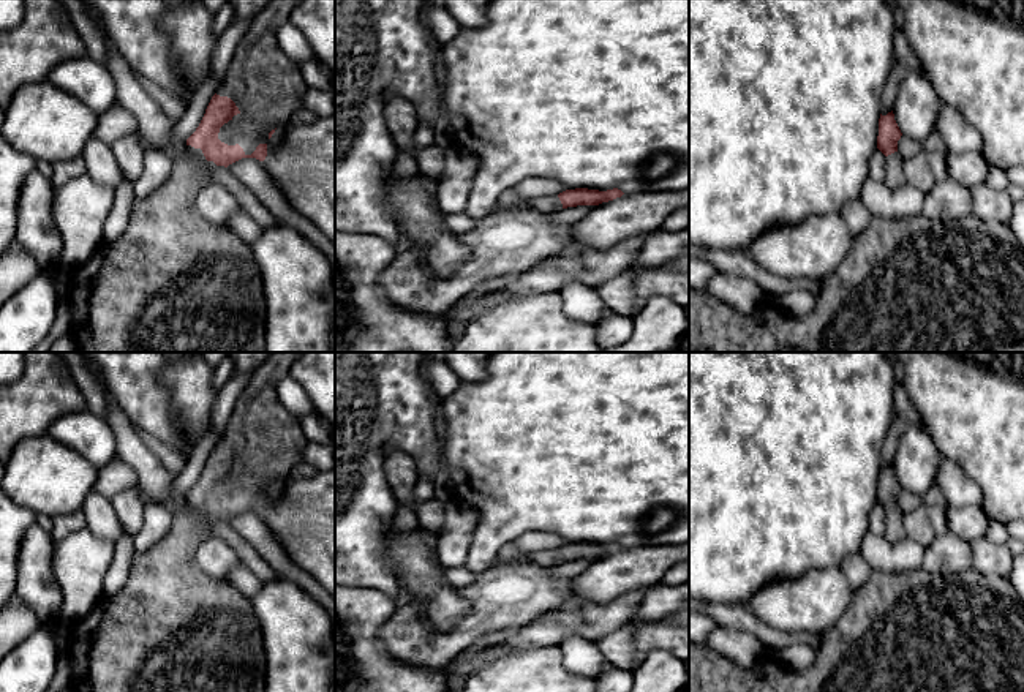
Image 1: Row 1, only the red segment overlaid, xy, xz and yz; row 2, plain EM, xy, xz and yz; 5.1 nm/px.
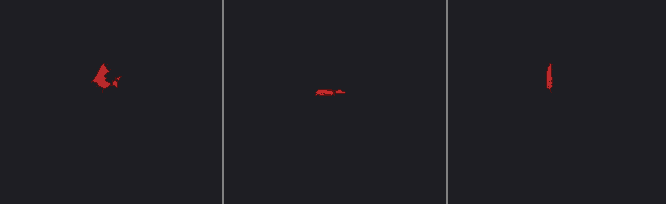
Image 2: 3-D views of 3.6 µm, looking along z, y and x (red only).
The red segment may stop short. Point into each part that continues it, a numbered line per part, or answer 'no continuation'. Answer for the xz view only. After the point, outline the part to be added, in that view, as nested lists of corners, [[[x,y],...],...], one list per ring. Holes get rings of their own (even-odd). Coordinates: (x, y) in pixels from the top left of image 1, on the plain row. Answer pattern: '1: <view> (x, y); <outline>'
1: xz (547, 558); [[[558,548],[533,551],[528,555],[528,559],[531,562],[544,566],[544,567],[553,567],[553,566],[563,562],[563,558],[561,558]]]

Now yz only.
1: yz (893, 531); [[[894,506],[887,513],[887,525],[883,531],[883,537],[890,542],[902,542],[905,540],[905,531],[904,531],[904,513],[899,506]]]

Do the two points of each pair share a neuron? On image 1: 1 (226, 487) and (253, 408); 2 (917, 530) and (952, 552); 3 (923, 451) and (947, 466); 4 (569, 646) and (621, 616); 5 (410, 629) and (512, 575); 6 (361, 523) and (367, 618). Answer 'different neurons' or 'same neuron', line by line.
1: same neuron
2: same neuron
3: different neurons
4: different neurons
5: same neuron
6: different neurons

